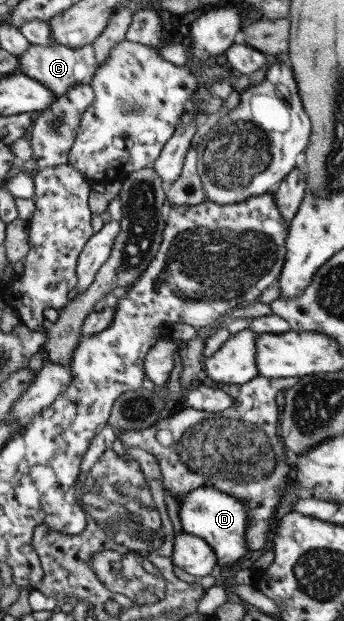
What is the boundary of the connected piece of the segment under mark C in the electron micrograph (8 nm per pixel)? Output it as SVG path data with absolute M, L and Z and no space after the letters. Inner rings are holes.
M55 43L49 46L37 46L29 44L26 51L17 57L18 69L17 71L40 82L50 90L54 97L63 95L70 87L88 86L94 74L94 68L97 66L94 52L90 45L85 45L77 48L67 48L63 45L56 45Z

